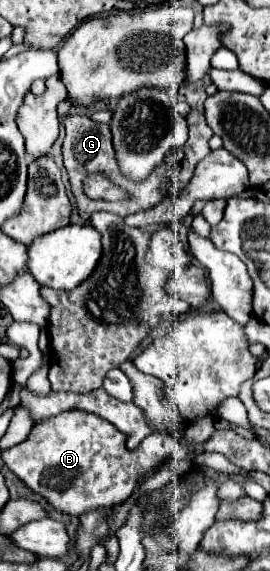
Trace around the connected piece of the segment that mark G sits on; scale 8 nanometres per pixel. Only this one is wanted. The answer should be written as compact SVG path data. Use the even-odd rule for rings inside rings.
M66 115L64 117L64 129L66 129L66 137L64 137L64 143L62 143L62 155L64 155L64 167L68 171L68 177L70 177L70 185L72 185L72 193L76 197L76 205L78 205L78 213L80 217L88 219L94 211L110 211L110 213L116 213L120 217L124 215L130 215L130 213L136 213L148 205L154 205L154 203L144 203L146 199L154 199L154 191L152 195L146 193L146 185L140 181L140 183L134 183L130 181L128 177L122 175L122 171L118 169L118 163L116 163L116 153L114 153L114 145L112 145L112 133L110 133L110 125L106 123L94 123L90 117L86 115ZM98 169L104 169L106 175L110 179L114 179L120 187L124 187L132 199L128 201L116 201L116 203L108 203L108 201L92 201L84 189L82 189L82 179L92 173L92 171L98 171Z

